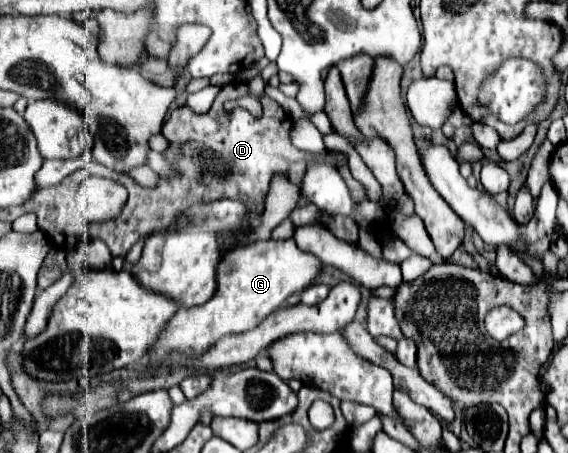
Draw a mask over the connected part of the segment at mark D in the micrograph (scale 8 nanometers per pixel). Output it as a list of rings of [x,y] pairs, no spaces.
[[[231,82],[227,86],[221,88],[221,92],[217,94],[211,110],[207,114],[195,114],[189,108],[181,106],[175,108],[169,116],[169,122],[165,124],[165,128],[169,126],[169,162],[177,168],[177,176],[175,178],[165,178],[161,176],[155,188],[145,188],[139,186],[135,180],[125,180],[125,178],[113,178],[109,174],[105,174],[105,168],[99,164],[99,174],[107,176],[119,184],[123,184],[129,192],[127,204],[123,206],[121,214],[115,216],[113,220],[107,220],[103,224],[99,224],[99,238],[109,246],[113,256],[125,256],[131,246],[135,242],[139,242],[139,238],[159,230],[159,228],[171,228],[171,224],[175,224],[175,214],[185,210],[187,206],[195,204],[195,202],[211,202],[211,200],[219,200],[219,198],[229,198],[229,200],[239,200],[239,202],[247,202],[247,206],[255,206],[259,202],[265,202],[267,190],[269,190],[269,180],[273,174],[277,172],[285,172],[291,182],[299,184],[303,178],[303,170],[307,168],[307,156],[301,156],[301,150],[297,150],[290,140],[290,131],[292,128],[292,118],[289,118],[281,106],[271,100],[269,96],[261,98],[263,104],[263,114],[259,118],[255,118],[251,112],[243,110],[243,108],[235,108],[233,112],[227,112],[223,108],[223,104],[231,98],[239,98],[247,92],[247,86],[241,82]]]

